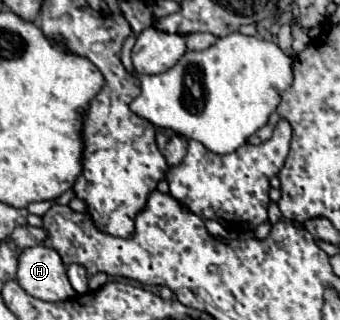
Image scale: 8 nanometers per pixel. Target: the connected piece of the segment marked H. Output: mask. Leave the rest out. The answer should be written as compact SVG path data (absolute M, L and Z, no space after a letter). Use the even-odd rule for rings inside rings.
M45 245L23 249L17 267L17 283L25 293L43 301L67 301L77 297L73 287L69 287L61 257Z

